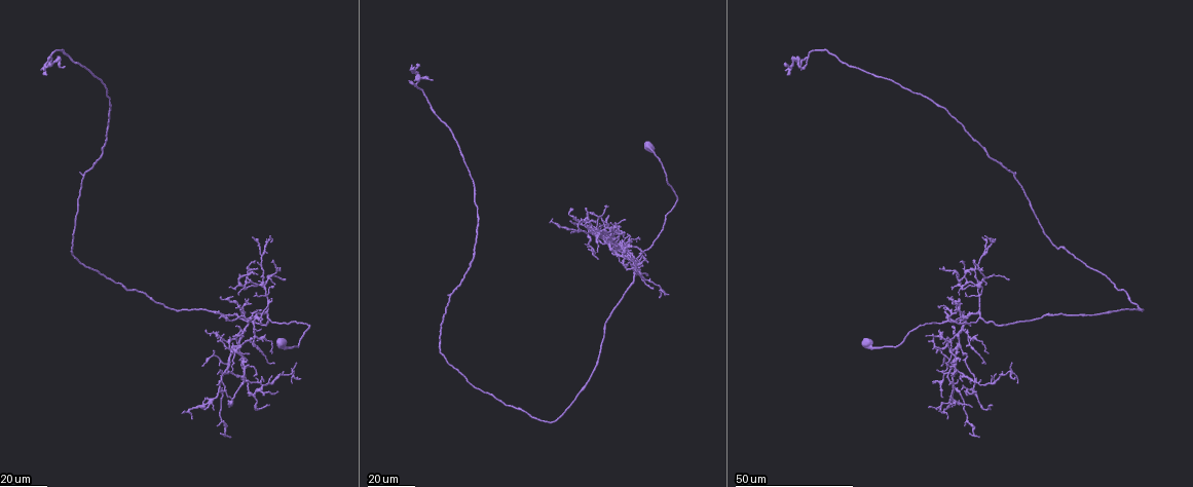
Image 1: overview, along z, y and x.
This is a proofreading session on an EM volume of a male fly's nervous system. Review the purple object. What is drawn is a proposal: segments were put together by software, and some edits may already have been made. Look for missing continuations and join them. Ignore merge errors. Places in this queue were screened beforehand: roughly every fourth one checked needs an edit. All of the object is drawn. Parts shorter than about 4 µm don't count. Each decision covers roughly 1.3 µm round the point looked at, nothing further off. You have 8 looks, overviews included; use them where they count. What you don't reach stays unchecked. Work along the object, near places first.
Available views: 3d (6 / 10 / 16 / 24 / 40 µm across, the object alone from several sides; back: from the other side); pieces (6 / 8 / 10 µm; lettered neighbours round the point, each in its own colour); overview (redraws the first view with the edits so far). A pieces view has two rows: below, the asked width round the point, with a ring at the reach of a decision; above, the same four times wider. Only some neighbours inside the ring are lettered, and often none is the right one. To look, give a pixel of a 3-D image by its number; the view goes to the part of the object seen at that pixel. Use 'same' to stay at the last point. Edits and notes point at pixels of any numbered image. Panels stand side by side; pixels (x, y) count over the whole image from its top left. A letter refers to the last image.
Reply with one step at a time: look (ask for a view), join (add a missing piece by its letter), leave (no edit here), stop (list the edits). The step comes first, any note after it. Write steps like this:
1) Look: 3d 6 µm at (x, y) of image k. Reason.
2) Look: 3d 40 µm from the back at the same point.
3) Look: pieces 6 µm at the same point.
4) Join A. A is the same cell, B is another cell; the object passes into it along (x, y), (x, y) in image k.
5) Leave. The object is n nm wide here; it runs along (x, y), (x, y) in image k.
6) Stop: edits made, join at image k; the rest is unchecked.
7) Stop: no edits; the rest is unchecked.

Look: 3d 16 µm at (587, 212) of image 1. An open end.

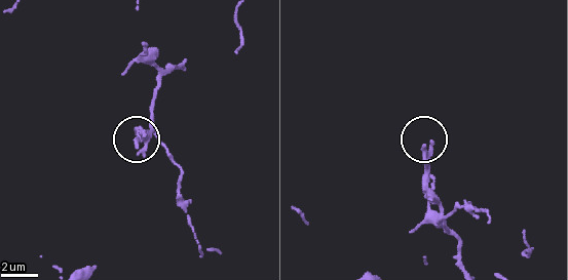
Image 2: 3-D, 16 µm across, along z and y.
Look: pieces 6 µm at (430, 142) of image 2. What lies round it.

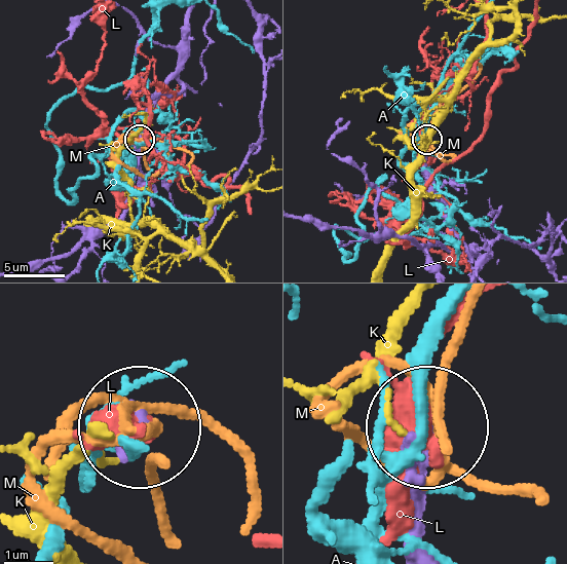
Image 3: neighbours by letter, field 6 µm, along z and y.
Leave. The object is 290 nm wide here; A, K, L and M are other cells; it runs along (427, 554), (415, 468), (427, 436) in image 3; no lettered piece goes on from it.

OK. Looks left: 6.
Look: 3d 24 µm at (943, 312) of image 1. End of a long branch.

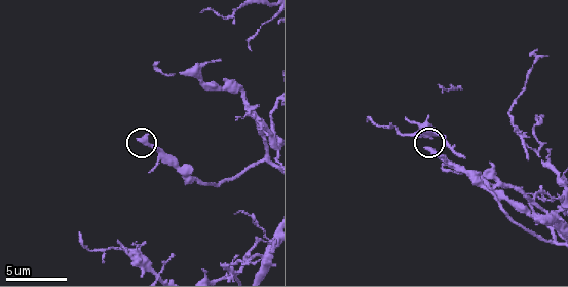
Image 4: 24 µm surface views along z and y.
Look: pieces 8 µm at (138, 141) of image 4. What lies round it.

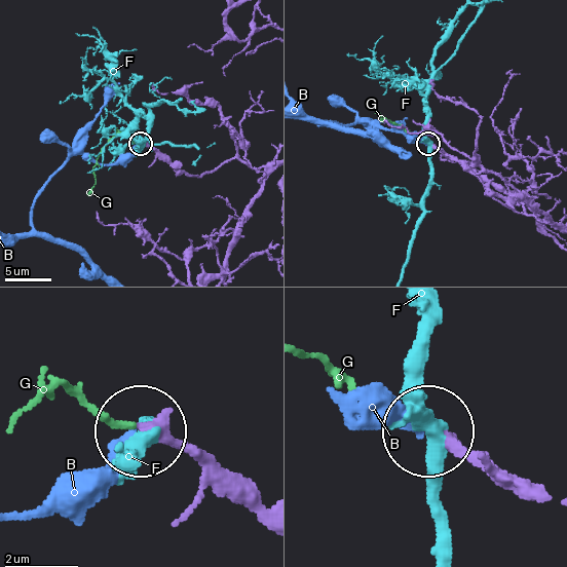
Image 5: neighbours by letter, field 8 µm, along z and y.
Join G. G is the same cell, B and F are other cells; it goes on there.

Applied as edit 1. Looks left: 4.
Look: overview.

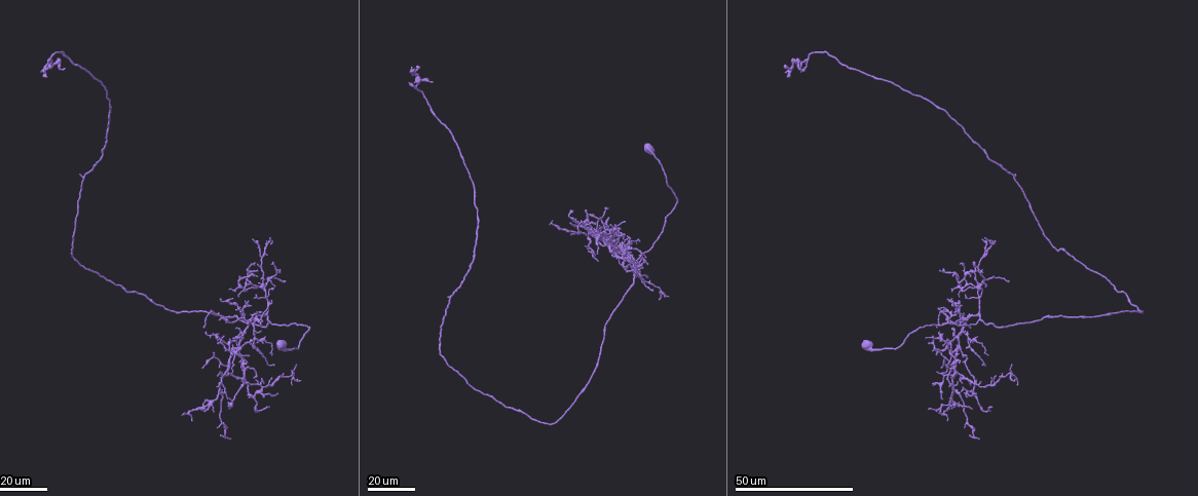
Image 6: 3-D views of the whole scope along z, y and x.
Look: 3d 24 µm at (631, 238) of image 6. Free end.

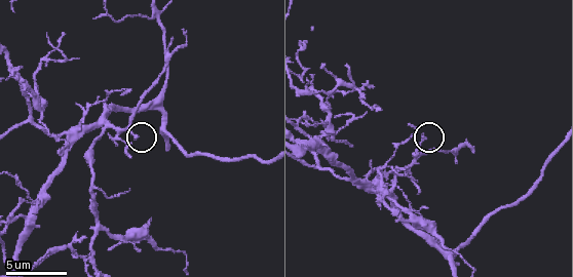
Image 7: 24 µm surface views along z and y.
Look: pieces 8 µm at (423, 135) of image 7. What lies round it.

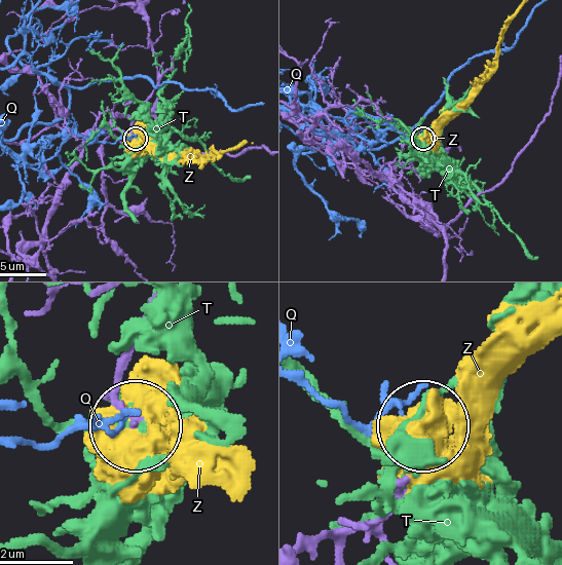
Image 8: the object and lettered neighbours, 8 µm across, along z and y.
Leave. Q, T and Z are other cells; no lettered piece goes on from it.

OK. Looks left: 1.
Stop: edits made, join at image 5; the rest is unchecked.

